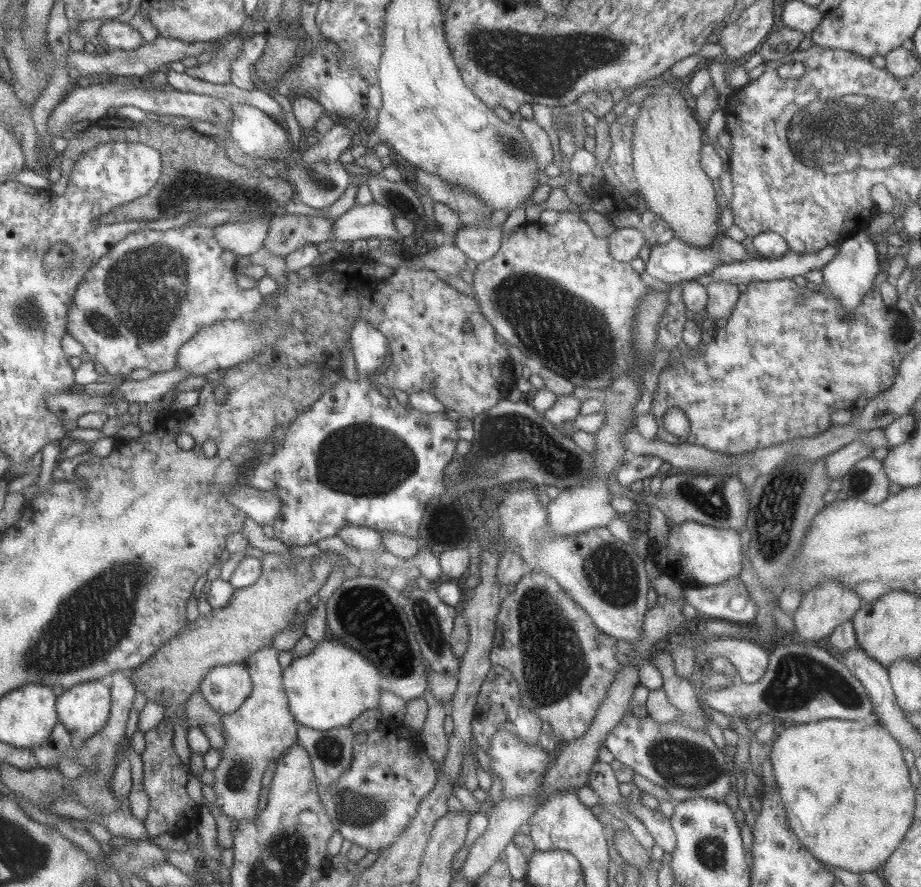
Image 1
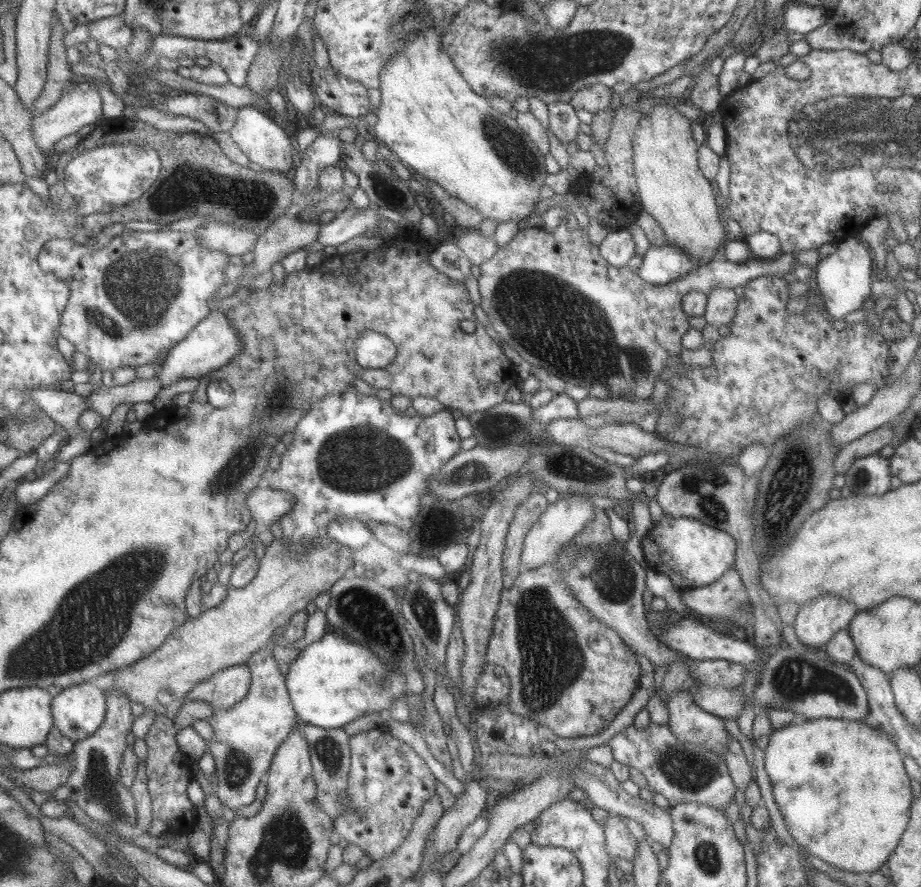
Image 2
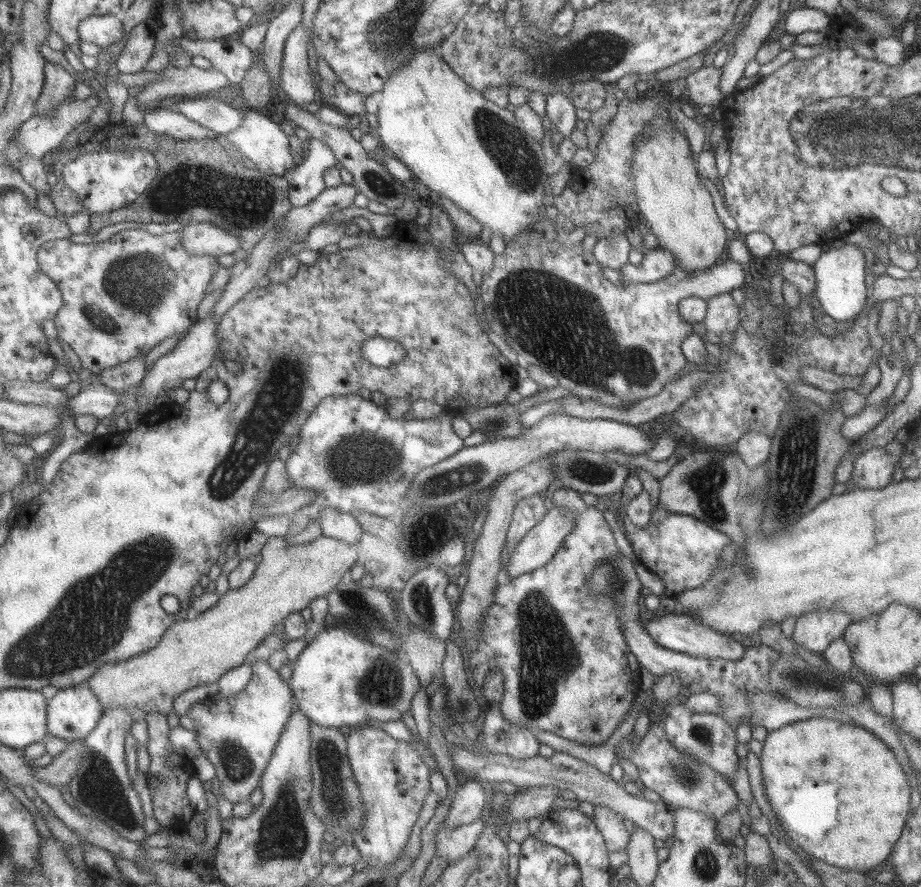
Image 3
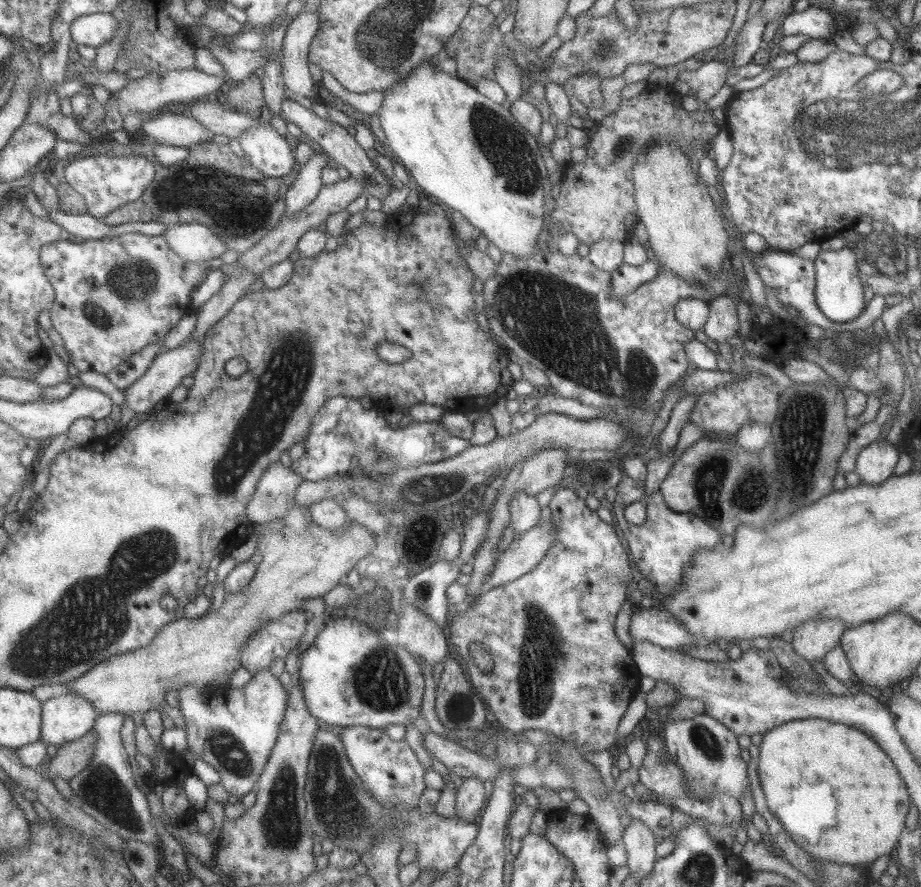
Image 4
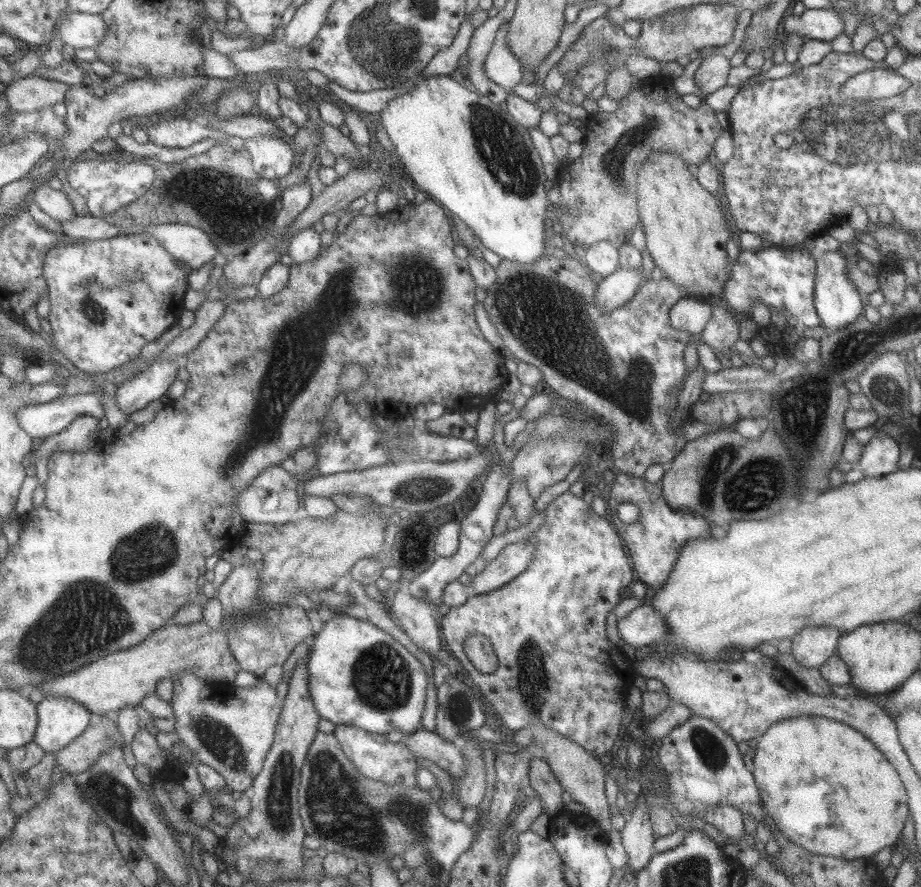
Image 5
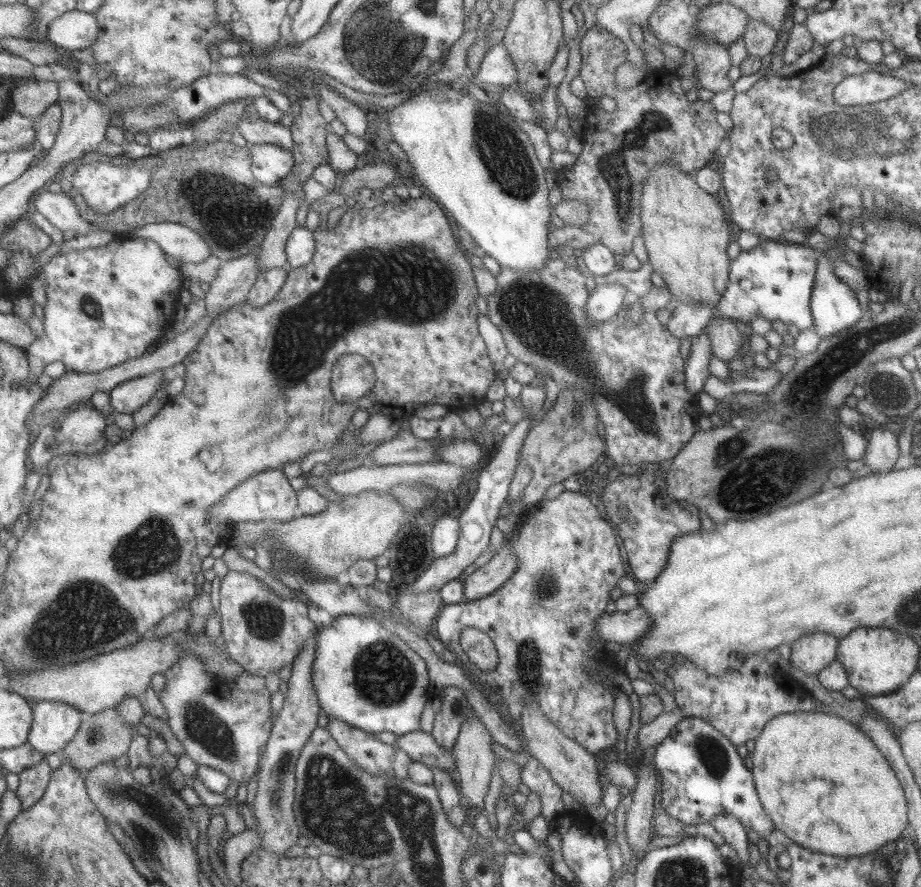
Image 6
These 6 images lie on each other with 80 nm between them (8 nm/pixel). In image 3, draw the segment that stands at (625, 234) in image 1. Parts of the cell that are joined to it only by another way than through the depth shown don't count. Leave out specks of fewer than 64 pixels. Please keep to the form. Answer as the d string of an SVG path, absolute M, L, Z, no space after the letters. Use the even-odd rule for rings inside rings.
M616 234L597 239L591 252L601 268L619 270L627 263L628 252L631 247L624 234Z

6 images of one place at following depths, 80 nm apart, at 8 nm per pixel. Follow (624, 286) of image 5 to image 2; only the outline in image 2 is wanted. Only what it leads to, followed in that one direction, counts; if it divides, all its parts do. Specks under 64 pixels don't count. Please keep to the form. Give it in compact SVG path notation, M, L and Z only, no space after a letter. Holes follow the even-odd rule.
M666 243L660 247L649 246L642 255L641 264L633 271L649 284L664 285L699 265L701 264L693 262L680 248Z

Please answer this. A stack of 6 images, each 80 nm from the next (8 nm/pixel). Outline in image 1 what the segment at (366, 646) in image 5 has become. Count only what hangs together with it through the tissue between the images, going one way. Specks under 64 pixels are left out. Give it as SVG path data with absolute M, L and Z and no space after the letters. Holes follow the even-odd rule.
M337 638L319 641L302 657L282 669L282 683L288 707L297 726L315 730L348 727L363 710L378 708L382 674L367 657Z

